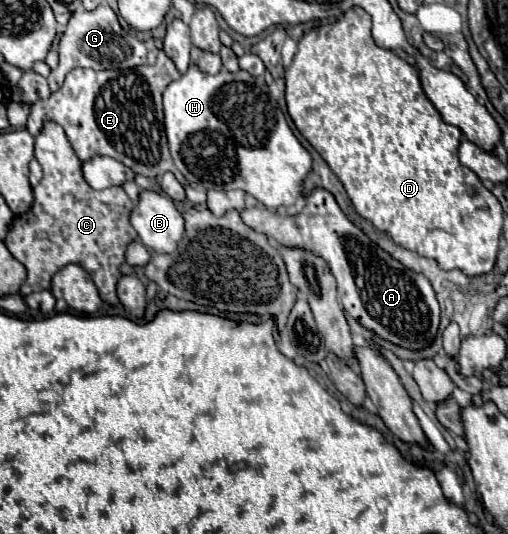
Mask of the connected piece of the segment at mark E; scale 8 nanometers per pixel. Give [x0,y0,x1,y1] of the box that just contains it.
[28,52,188,186]

